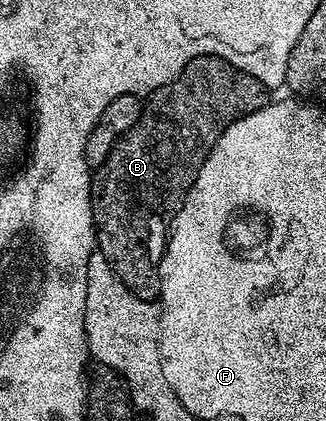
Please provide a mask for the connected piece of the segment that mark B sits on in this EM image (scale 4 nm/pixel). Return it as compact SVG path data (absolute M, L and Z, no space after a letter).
M209 54L191 60L174 82L154 90L135 128L111 148L93 183L96 249L135 296L153 302L161 297L161 258L171 223L199 168L223 132L239 118L267 105L267 88L255 76Z

